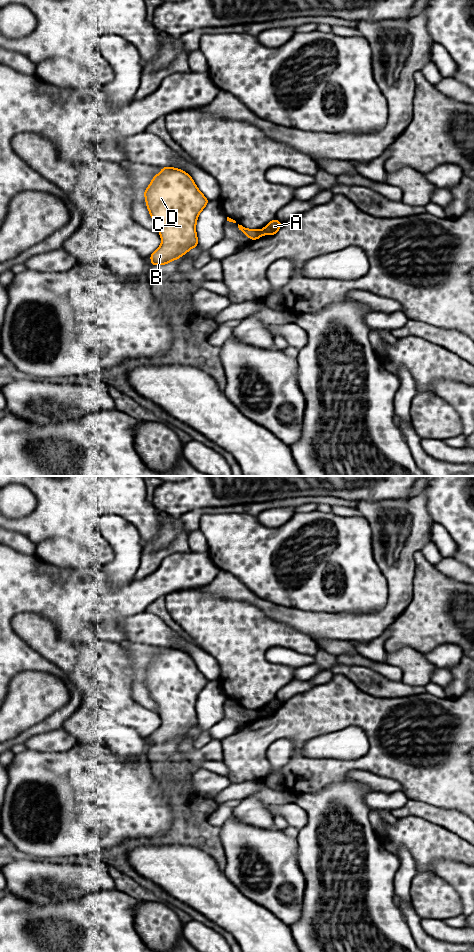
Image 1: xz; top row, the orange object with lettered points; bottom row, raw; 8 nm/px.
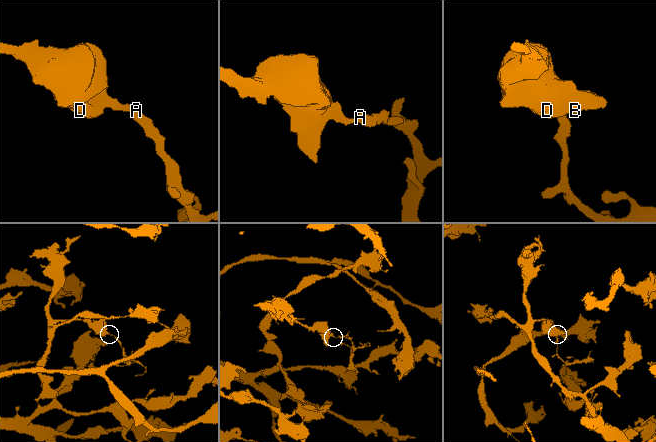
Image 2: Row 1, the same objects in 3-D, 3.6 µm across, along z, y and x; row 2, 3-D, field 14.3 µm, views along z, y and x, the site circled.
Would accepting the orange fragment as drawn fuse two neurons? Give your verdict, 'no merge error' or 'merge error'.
merge error

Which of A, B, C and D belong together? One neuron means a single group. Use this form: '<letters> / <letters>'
A / B C D

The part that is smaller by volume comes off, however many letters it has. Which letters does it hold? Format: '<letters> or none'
A

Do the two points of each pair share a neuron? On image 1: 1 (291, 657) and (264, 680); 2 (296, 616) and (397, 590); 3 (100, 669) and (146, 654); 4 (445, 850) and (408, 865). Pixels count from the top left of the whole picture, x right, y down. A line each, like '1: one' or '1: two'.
1: two
2: one
3: two
4: two

